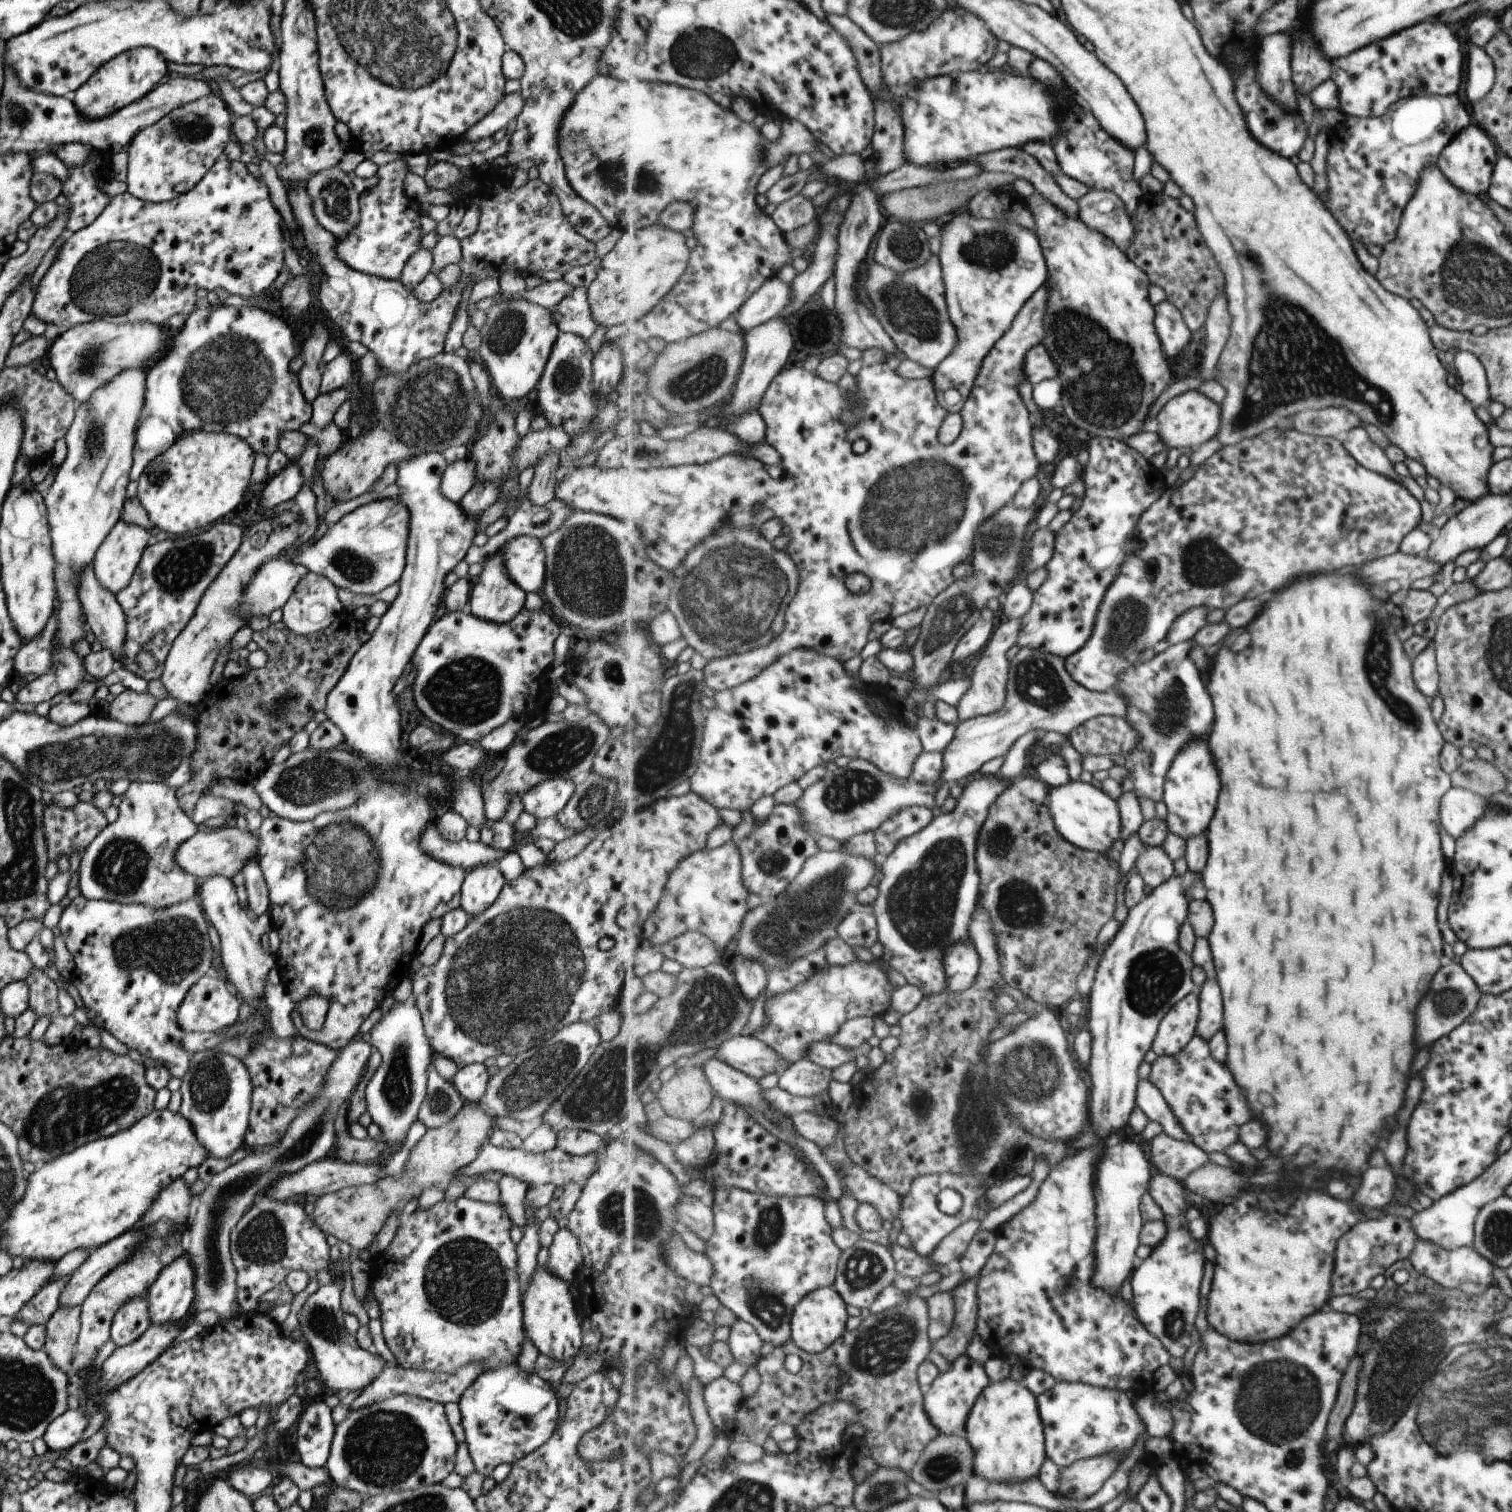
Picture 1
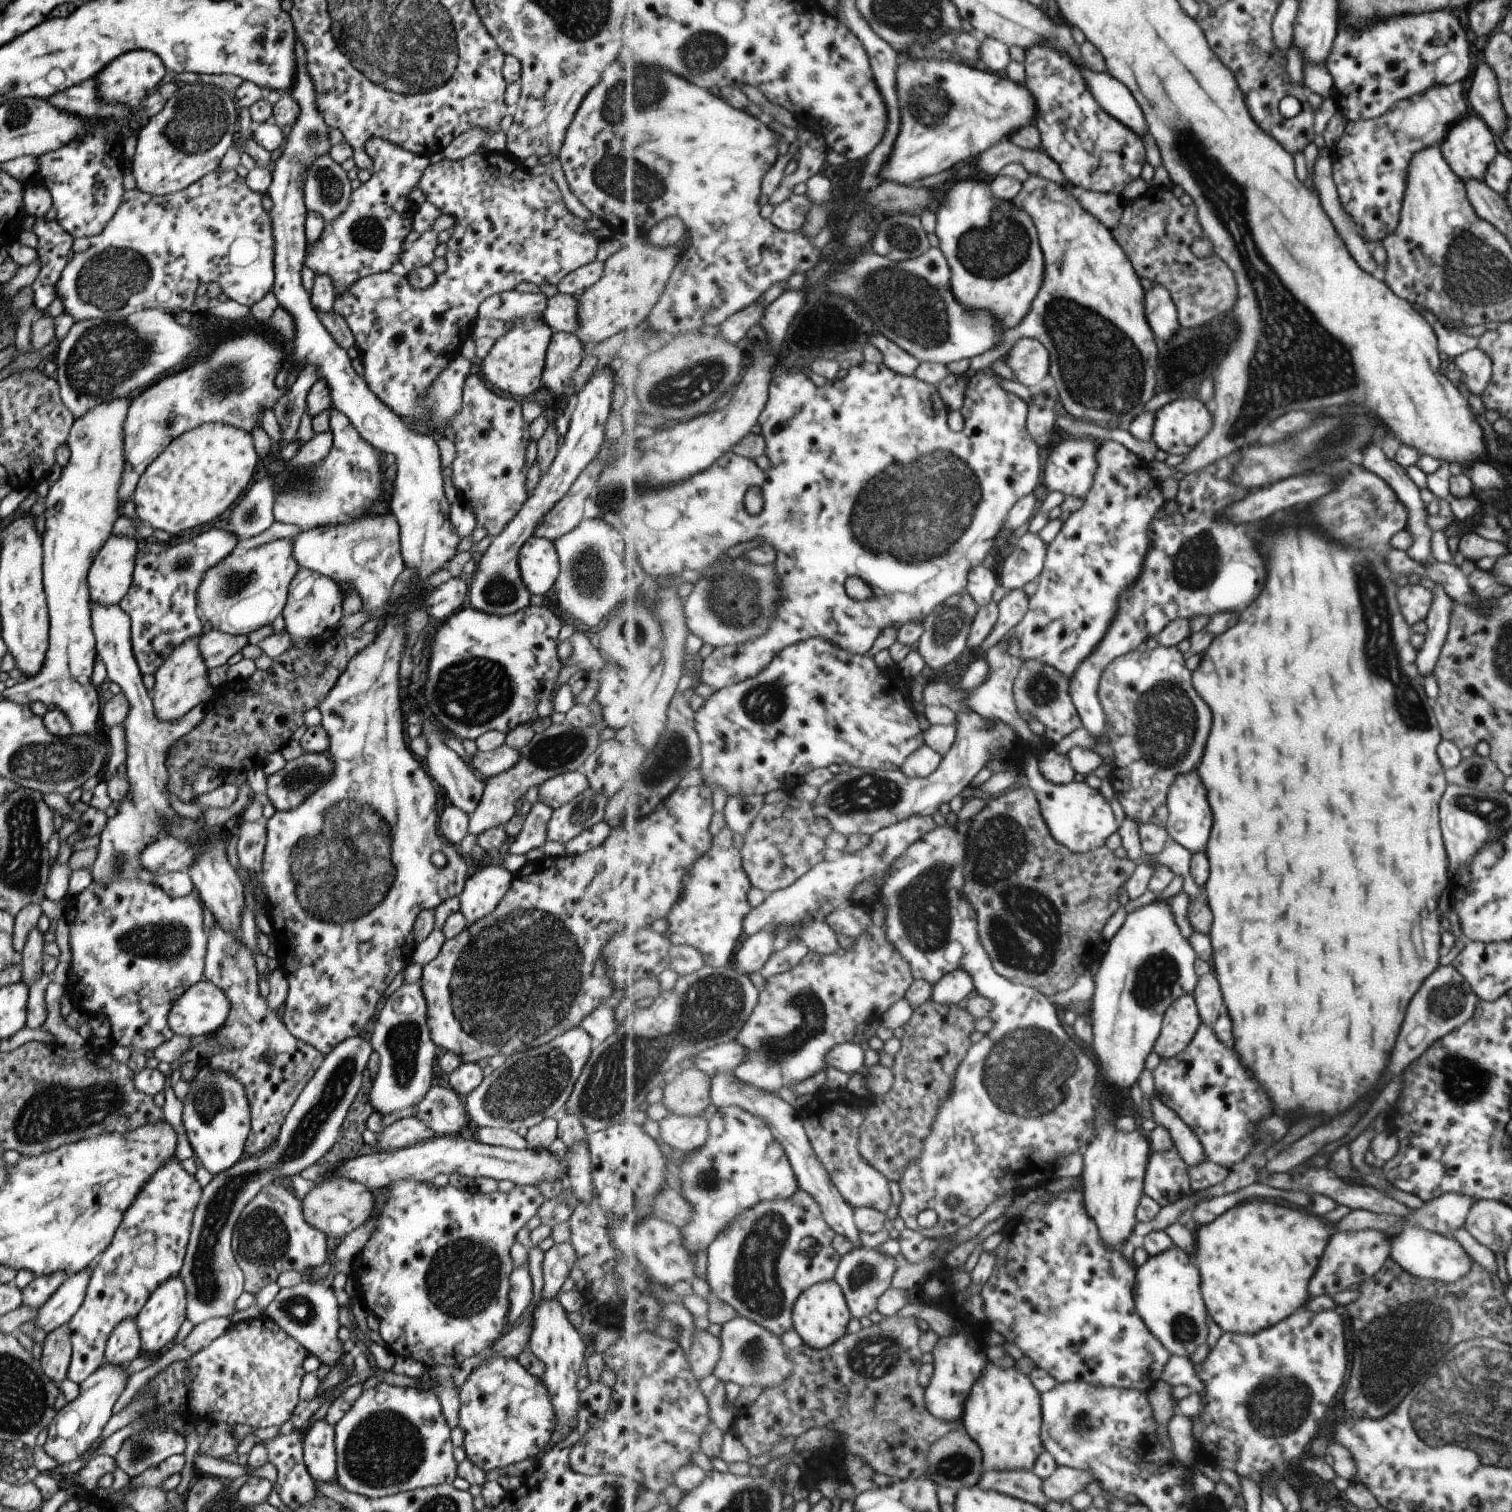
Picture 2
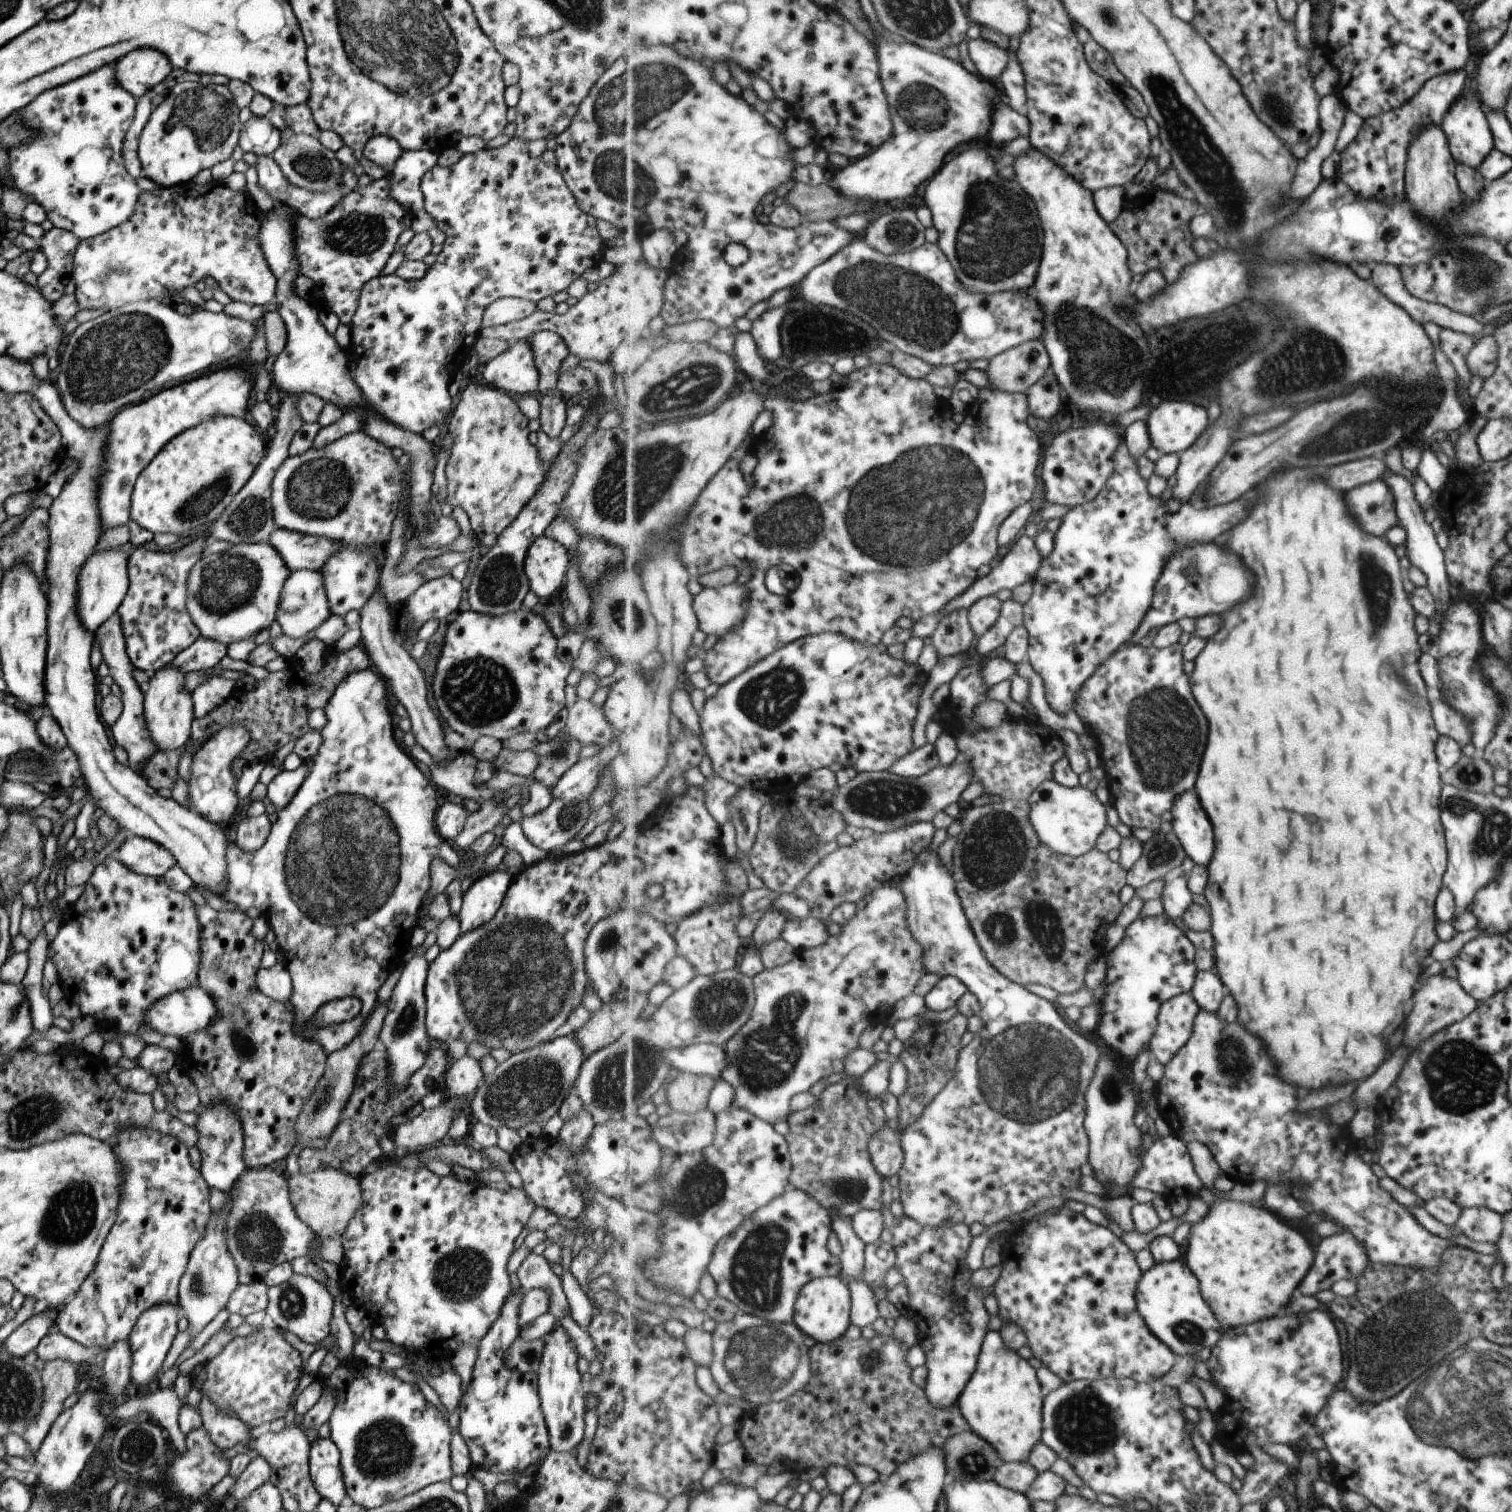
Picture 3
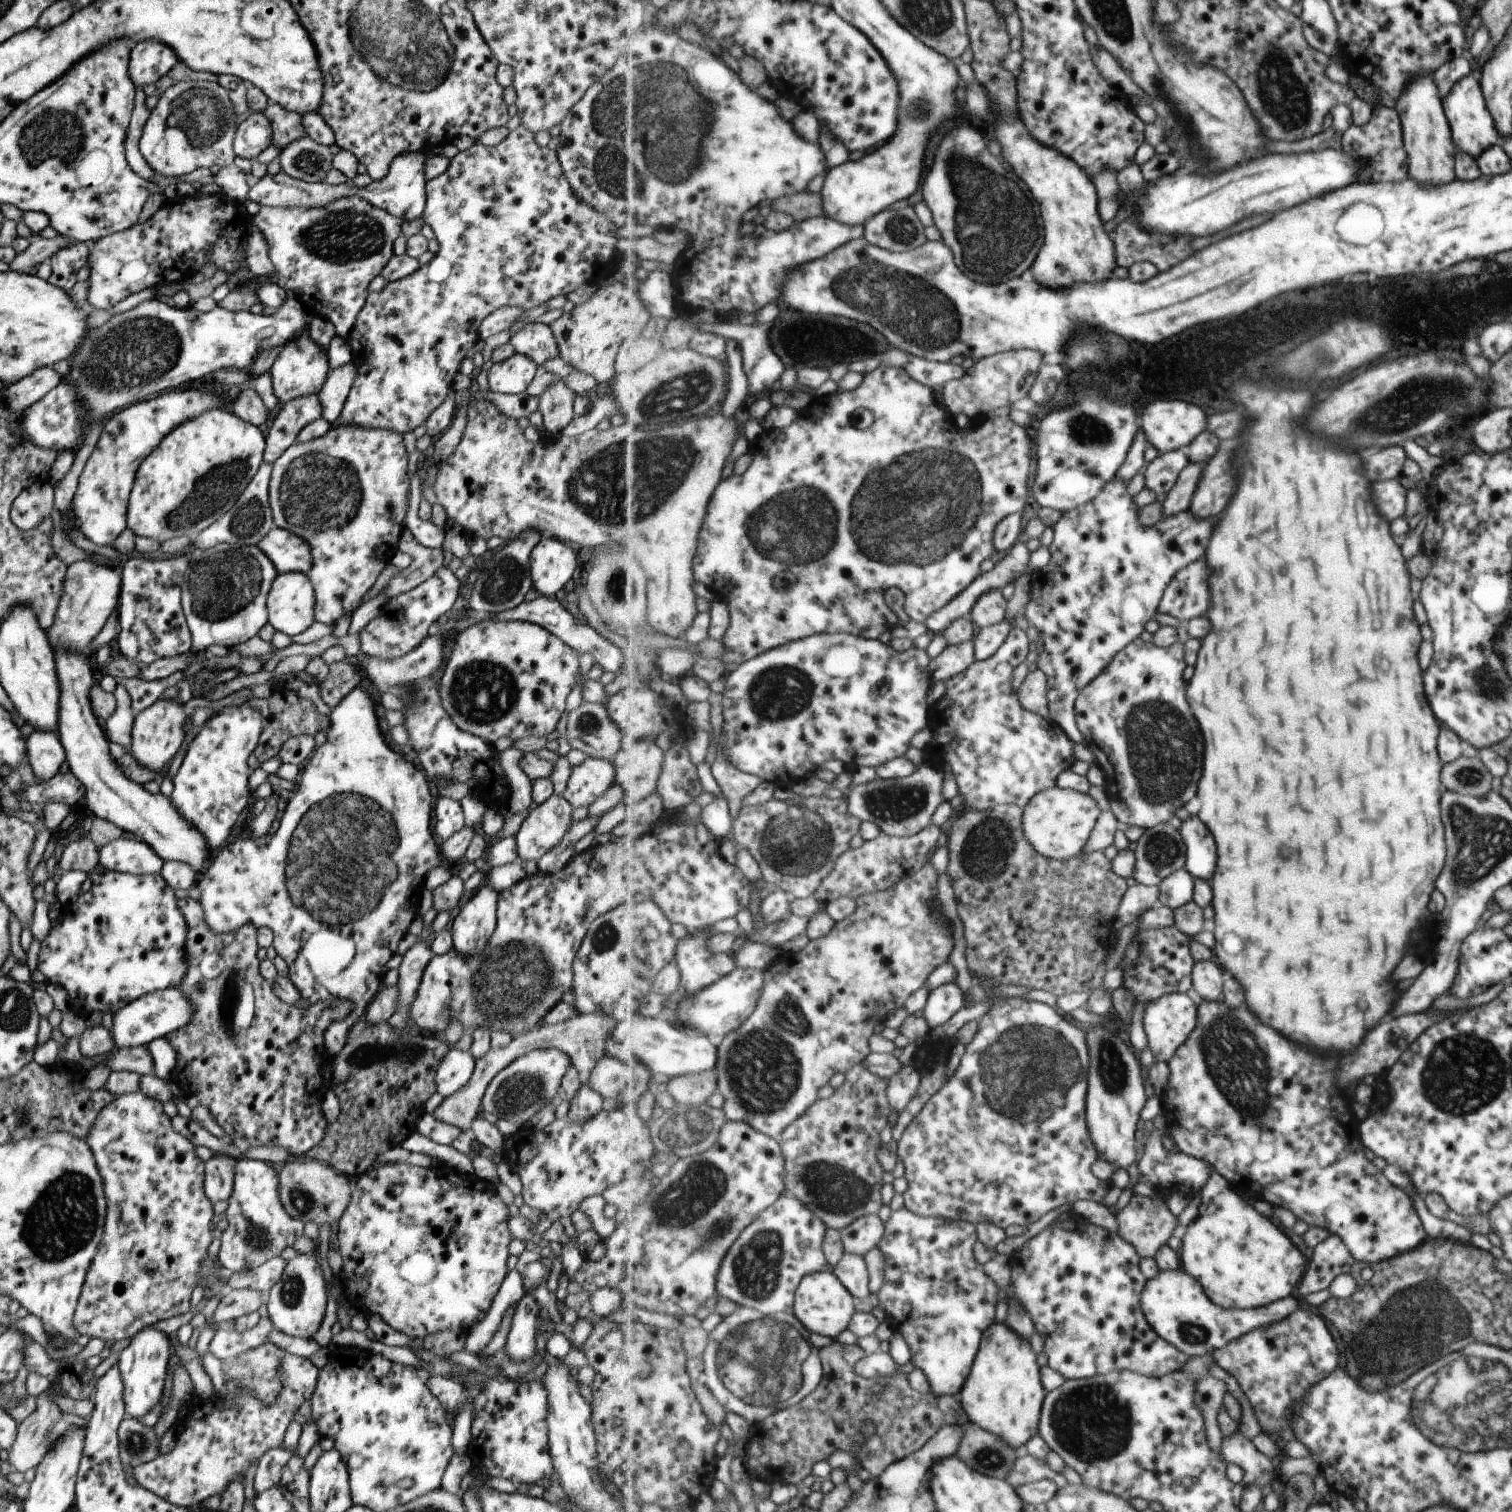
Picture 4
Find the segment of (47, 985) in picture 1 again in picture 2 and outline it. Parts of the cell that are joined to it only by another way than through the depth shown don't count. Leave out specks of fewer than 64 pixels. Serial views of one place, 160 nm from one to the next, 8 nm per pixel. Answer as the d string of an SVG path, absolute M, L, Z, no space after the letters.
M33 927L27 935L24 947L20 952L20 982L25 986L34 983L42 974L42 948L43 948L43 935Z

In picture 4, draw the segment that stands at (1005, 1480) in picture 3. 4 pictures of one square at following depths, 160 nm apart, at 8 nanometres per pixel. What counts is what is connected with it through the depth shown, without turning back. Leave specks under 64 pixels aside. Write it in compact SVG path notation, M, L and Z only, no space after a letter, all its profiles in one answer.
M1030 1454L1019 1458L1015 1462L1006 1482L1009 1482L1013 1487L1017 1487L1041 1482L1041 1480L1053 1480L1059 1488L1069 1485L1067 1478L1063 1474L1051 1470L1046 1460L1041 1460L1041 1458L1036 1458Z

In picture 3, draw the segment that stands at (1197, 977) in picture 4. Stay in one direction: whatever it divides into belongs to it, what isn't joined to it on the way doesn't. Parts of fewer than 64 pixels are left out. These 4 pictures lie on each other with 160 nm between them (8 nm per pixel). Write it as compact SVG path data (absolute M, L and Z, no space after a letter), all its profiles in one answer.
M1200 971L1191 992L1203 1011L1217 1013L1227 996L1227 986L1217 971Z

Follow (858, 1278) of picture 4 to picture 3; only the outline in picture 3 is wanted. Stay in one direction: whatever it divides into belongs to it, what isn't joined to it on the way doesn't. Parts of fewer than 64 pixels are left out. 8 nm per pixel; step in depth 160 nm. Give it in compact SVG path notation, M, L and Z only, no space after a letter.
M845 1216L832 1218L832 1228L838 1234L843 1252L841 1254L841 1278L848 1282L857 1277L863 1277L866 1265L866 1242L857 1235L853 1228L853 1219Z

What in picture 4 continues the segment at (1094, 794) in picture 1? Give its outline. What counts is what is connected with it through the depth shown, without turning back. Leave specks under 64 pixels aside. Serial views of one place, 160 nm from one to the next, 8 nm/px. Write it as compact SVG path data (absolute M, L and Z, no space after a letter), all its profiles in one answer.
M1055 786L1042 791L1024 808L1023 826L1031 846L1051 860L1069 861L1082 855L1103 810L1087 793Z

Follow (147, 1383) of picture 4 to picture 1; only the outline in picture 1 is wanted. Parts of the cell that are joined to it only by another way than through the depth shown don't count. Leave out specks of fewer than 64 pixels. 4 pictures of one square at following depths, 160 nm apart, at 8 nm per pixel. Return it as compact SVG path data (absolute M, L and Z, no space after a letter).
M183 1253L166 1264L148 1286L145 1297L148 1300L148 1313L151 1323L177 1323L191 1316L189 1306L194 1301L194 1270L188 1256Z

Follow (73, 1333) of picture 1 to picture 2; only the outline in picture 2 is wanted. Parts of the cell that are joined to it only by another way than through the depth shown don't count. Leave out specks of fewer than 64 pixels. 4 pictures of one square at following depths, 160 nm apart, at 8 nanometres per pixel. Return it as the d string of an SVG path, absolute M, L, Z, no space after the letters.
M65 1324L47 1332L42 1342L40 1367L54 1383L66 1378L72 1346Z

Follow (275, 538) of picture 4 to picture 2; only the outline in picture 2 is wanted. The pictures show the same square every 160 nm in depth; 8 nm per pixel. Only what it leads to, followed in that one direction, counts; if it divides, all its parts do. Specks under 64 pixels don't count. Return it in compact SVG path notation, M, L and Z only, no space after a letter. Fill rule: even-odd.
M391 512L383 516L367 513L340 525L301 531L292 538L292 557L301 568L329 577L339 586L350 585L361 599L361 609L379 622L389 612L385 603L397 574L404 569L398 524ZM423 719L421 728L421 735L427 741L427 746L429 746L428 754L425 756L428 775L445 790L445 794L451 805L470 815L477 808L484 784L479 780L477 774L465 765L465 762L453 750L443 744L443 736L440 735L439 738L438 735L441 734L441 732L433 726L433 722L430 723Z

